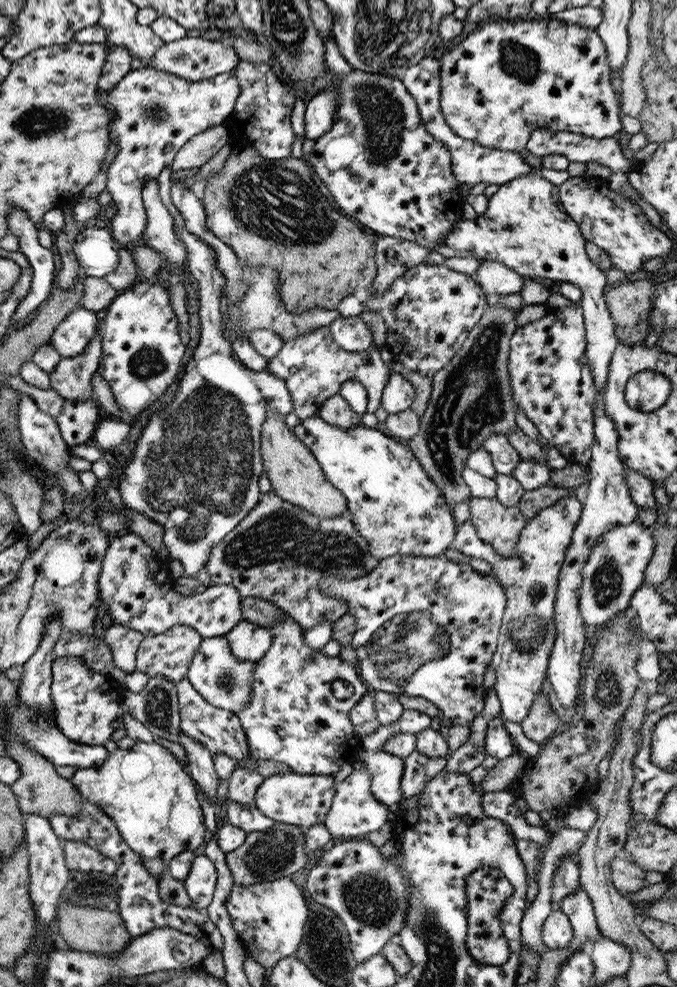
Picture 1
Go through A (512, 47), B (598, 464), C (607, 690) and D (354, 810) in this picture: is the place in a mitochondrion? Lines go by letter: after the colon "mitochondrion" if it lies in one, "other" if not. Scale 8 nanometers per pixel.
A: mitochondrion
B: other
C: mitochondrion
D: other

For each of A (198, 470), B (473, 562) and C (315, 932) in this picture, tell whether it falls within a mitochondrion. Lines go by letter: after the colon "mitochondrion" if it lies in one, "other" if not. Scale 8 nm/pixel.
A: mitochondrion
B: other
C: other

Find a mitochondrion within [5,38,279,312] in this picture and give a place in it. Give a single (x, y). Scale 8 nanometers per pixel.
(39, 122)

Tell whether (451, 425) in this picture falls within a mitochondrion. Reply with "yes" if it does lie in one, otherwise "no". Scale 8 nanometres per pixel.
yes

